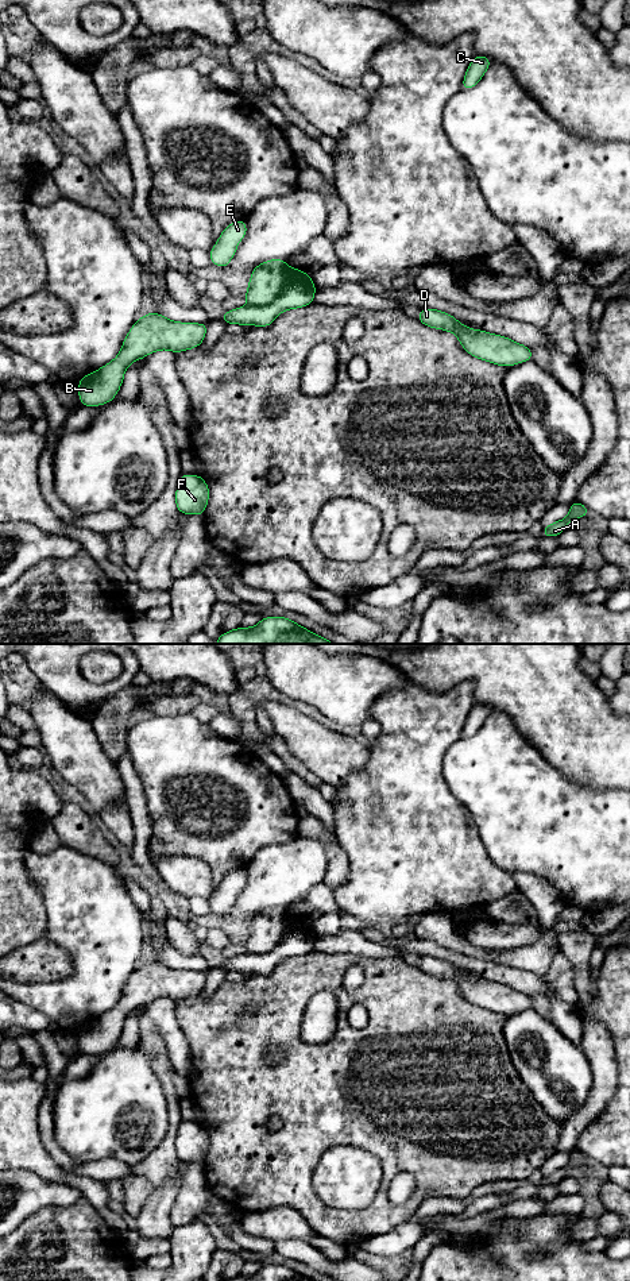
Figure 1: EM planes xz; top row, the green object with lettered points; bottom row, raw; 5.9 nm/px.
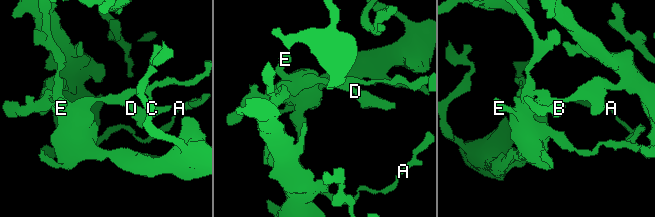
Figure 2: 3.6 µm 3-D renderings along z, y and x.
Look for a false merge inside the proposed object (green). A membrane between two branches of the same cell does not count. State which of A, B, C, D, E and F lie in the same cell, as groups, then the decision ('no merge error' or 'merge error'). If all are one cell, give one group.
groups A B D F / C E; merge error

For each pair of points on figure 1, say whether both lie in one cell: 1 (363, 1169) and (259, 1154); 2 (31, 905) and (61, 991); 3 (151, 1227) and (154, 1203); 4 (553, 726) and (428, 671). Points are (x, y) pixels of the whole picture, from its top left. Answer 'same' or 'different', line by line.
1: different
2: different
3: same
4: same

